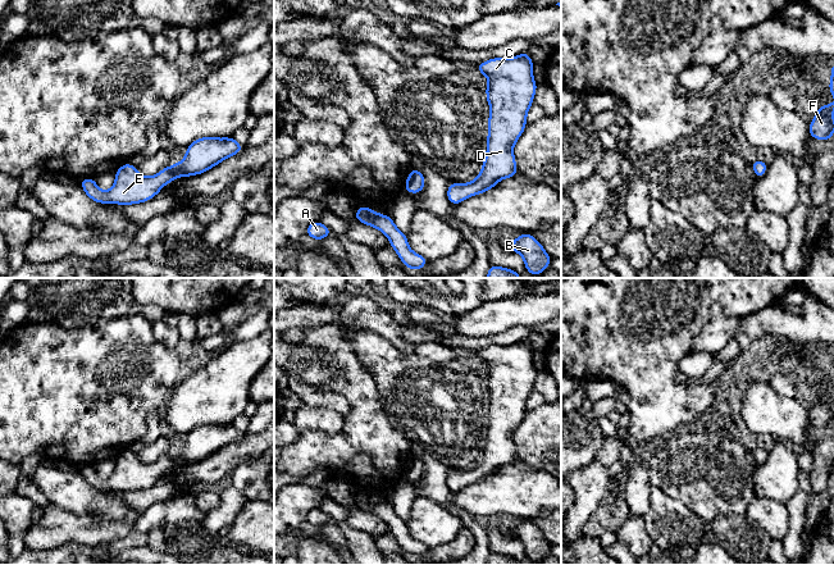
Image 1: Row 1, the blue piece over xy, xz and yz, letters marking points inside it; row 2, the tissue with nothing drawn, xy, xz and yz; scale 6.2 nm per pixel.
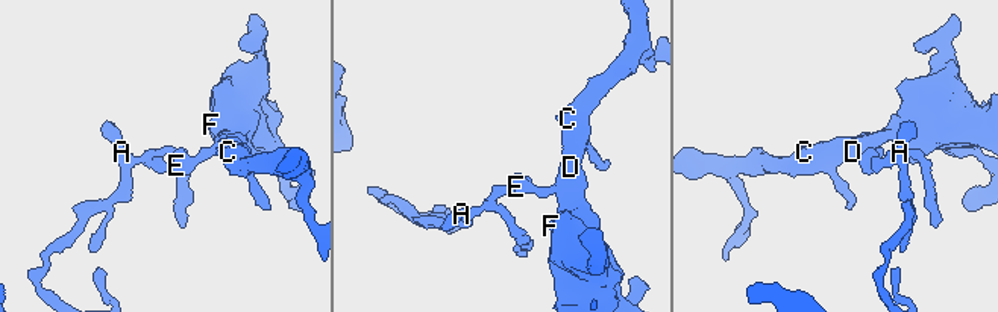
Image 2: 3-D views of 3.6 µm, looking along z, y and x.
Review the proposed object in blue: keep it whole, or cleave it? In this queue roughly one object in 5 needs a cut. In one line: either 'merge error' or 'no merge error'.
no merge error

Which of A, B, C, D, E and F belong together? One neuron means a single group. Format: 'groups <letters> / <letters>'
groups A B C D E F

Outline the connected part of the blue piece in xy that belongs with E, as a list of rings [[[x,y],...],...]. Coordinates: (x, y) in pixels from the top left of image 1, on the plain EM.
[[[201,424],[187,433],[182,448],[169,452],[152,464],[143,464],[129,450],[115,459],[115,469],[109,478],[101,478],[95,465],[79,466],[85,480],[99,491],[141,491],[156,483],[173,466],[182,463],[197,463],[218,452],[224,446],[243,437],[232,424]]]

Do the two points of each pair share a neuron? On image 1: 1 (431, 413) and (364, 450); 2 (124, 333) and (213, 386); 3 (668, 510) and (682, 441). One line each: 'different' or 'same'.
1: different
2: different
3: different

